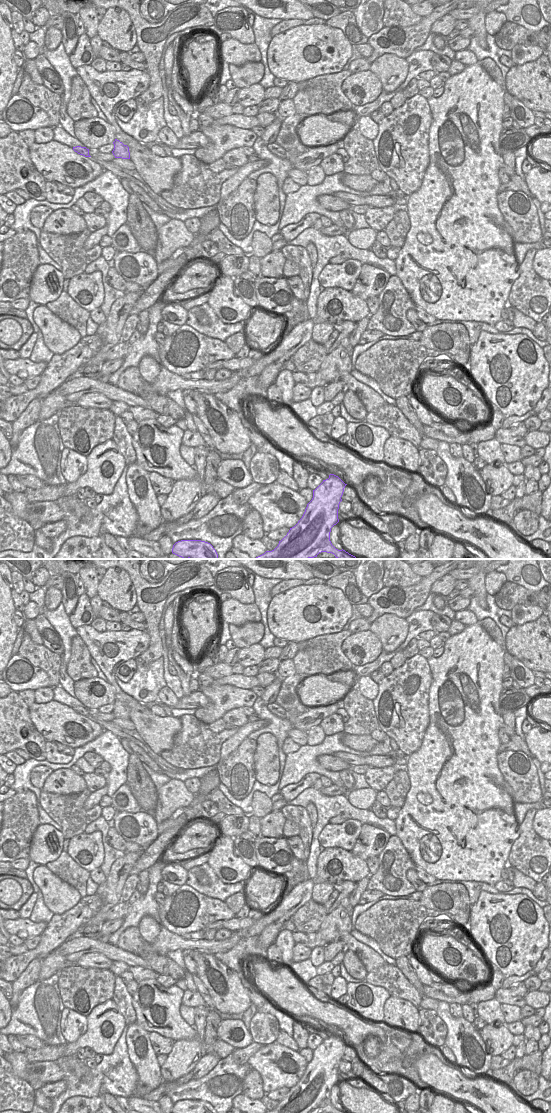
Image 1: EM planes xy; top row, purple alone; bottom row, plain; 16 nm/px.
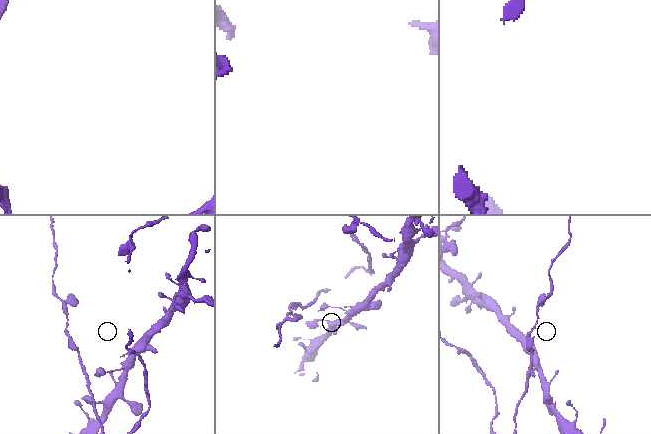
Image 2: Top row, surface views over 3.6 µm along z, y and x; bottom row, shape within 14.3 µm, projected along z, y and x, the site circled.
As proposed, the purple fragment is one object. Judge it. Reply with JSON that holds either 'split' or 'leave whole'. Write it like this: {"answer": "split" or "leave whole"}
{"answer": "split"}

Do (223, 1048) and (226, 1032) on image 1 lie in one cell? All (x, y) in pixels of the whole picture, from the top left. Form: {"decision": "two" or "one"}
{"decision": "two"}

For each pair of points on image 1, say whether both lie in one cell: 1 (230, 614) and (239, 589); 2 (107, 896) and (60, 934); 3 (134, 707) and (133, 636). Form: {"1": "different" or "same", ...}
{"1": "different", "2": "different", "3": "same"}

